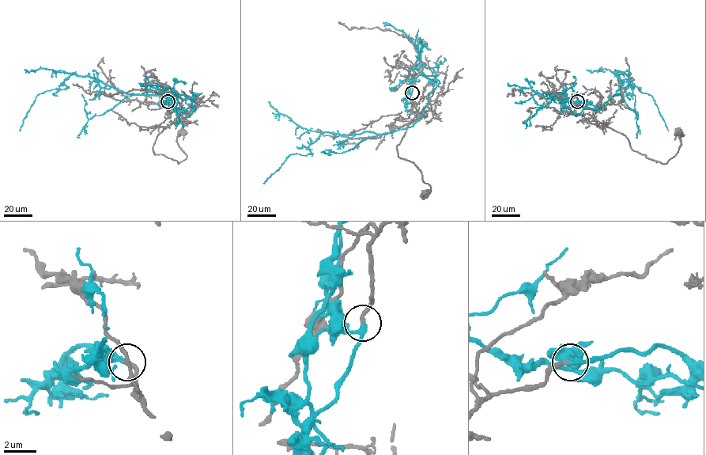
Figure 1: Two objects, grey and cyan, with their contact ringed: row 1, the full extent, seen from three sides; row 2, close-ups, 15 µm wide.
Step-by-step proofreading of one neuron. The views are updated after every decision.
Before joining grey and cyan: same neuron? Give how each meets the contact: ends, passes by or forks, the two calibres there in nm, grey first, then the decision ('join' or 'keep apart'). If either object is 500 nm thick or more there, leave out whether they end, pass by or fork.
grey ends; cyan passes by; calibres 240 and 200 nm; keep apart

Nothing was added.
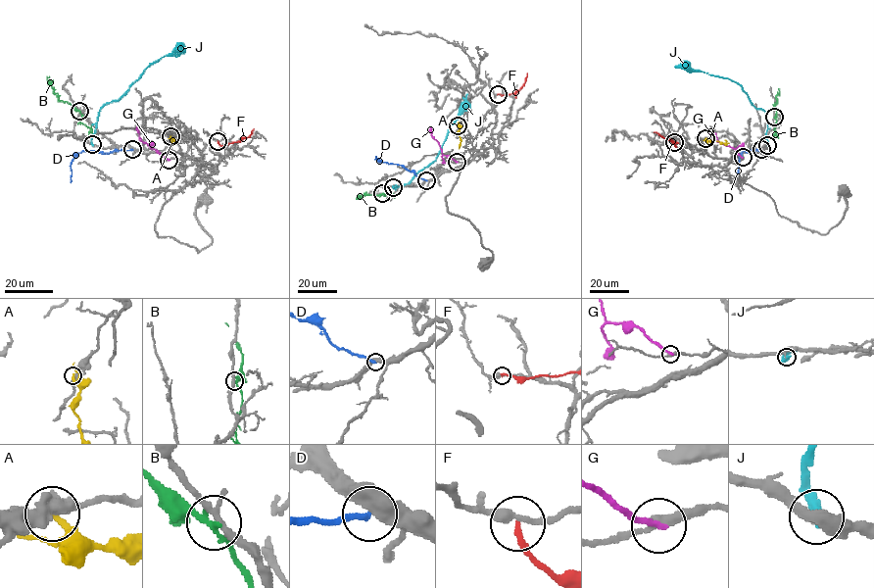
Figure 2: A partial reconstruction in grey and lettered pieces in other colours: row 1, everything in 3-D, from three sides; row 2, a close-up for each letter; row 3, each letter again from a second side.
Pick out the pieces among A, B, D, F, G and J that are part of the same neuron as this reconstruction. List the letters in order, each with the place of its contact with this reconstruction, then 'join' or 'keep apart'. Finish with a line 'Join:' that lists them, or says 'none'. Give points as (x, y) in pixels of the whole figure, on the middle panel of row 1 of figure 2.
A: (458, 125) | keep apart
B: (382, 193) | keep apart
D: (426, 180) | keep apart
F: (498, 94) | keep apart
G: (457, 162) | keep apart
J: (393, 187) | keep apart
Join: none

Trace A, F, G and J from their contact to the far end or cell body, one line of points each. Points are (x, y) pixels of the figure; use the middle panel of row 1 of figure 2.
A: (458, 125), (459, 144)
F: (498, 94), (514, 93), (523, 85), (527, 73)
G: (457, 162), (443, 154), (439, 143), (431, 136), (430, 127)
J: (393, 187), (408, 184), (436, 159), (467, 94)

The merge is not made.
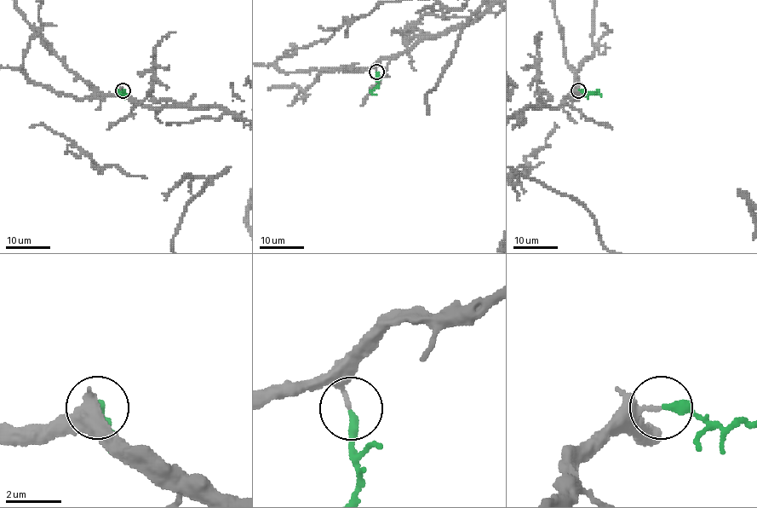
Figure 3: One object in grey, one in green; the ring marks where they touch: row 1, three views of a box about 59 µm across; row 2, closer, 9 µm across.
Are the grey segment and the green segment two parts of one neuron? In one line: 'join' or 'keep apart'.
join

